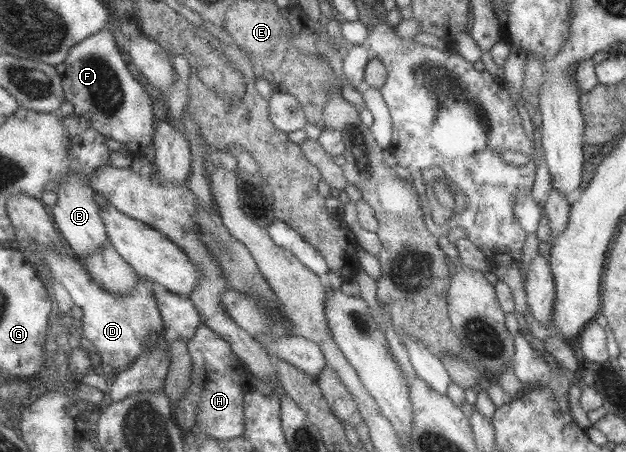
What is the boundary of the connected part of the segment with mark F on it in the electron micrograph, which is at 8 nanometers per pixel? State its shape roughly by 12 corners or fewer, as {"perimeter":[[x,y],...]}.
{"perimeter":[[106,29],[60,68],[74,113],[132,152],[154,101]]}

